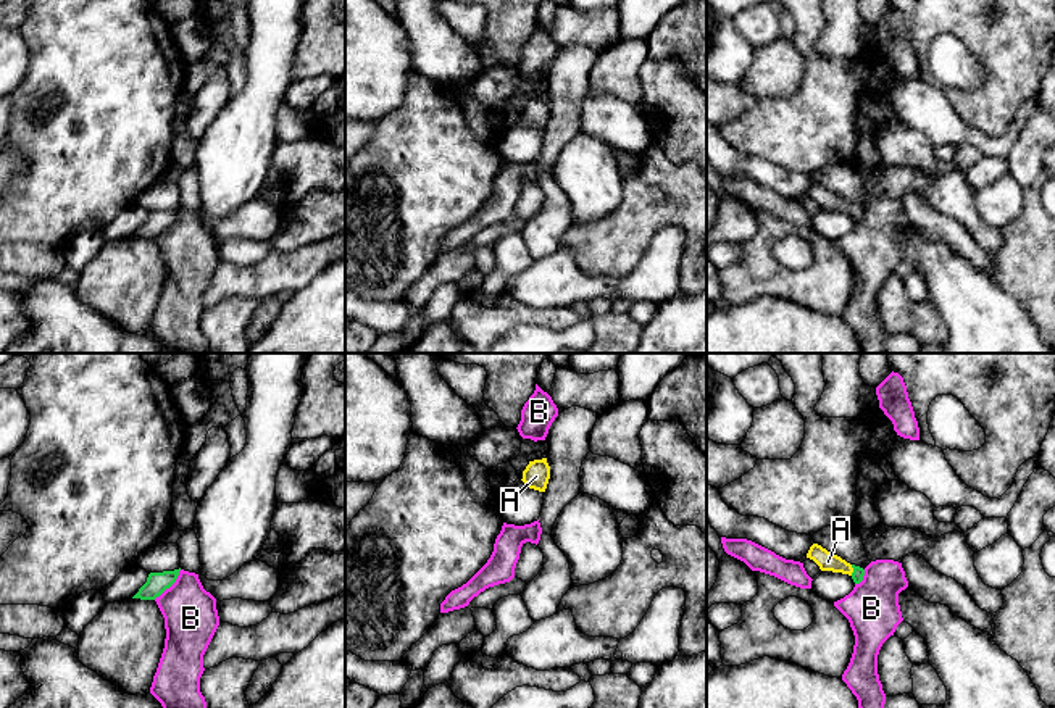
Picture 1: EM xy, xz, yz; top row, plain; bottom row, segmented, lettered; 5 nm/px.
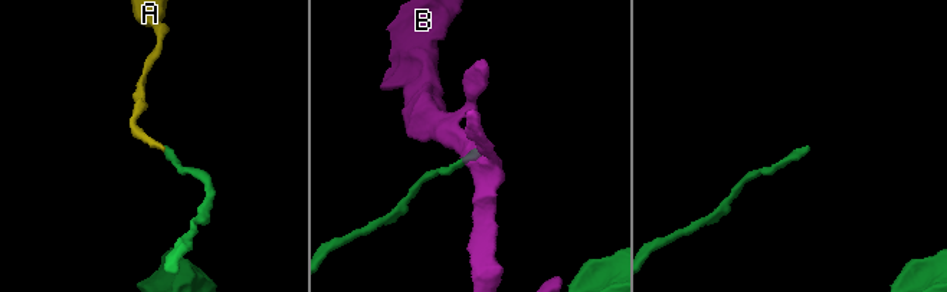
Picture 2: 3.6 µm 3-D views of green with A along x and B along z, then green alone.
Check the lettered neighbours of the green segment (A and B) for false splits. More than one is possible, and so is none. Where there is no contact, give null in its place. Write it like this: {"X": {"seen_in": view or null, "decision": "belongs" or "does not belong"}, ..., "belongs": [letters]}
{"A": {"seen_in": "yz", "decision": "belongs"}, "B": {"seen_in": "xy", "decision": "does not belong"}, "belongs": ["A"]}

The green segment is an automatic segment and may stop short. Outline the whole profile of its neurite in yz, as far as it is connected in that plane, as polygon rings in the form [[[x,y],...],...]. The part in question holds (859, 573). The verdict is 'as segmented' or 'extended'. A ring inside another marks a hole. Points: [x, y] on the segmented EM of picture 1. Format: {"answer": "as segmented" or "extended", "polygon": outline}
{"answer": "extended", "polygon": [[[813,543],[810,547],[807,558],[813,560],[821,571],[849,574],[855,584],[860,584],[863,581],[863,576],[865,576],[863,568],[847,563],[845,560],[828,552],[818,543]]]}

